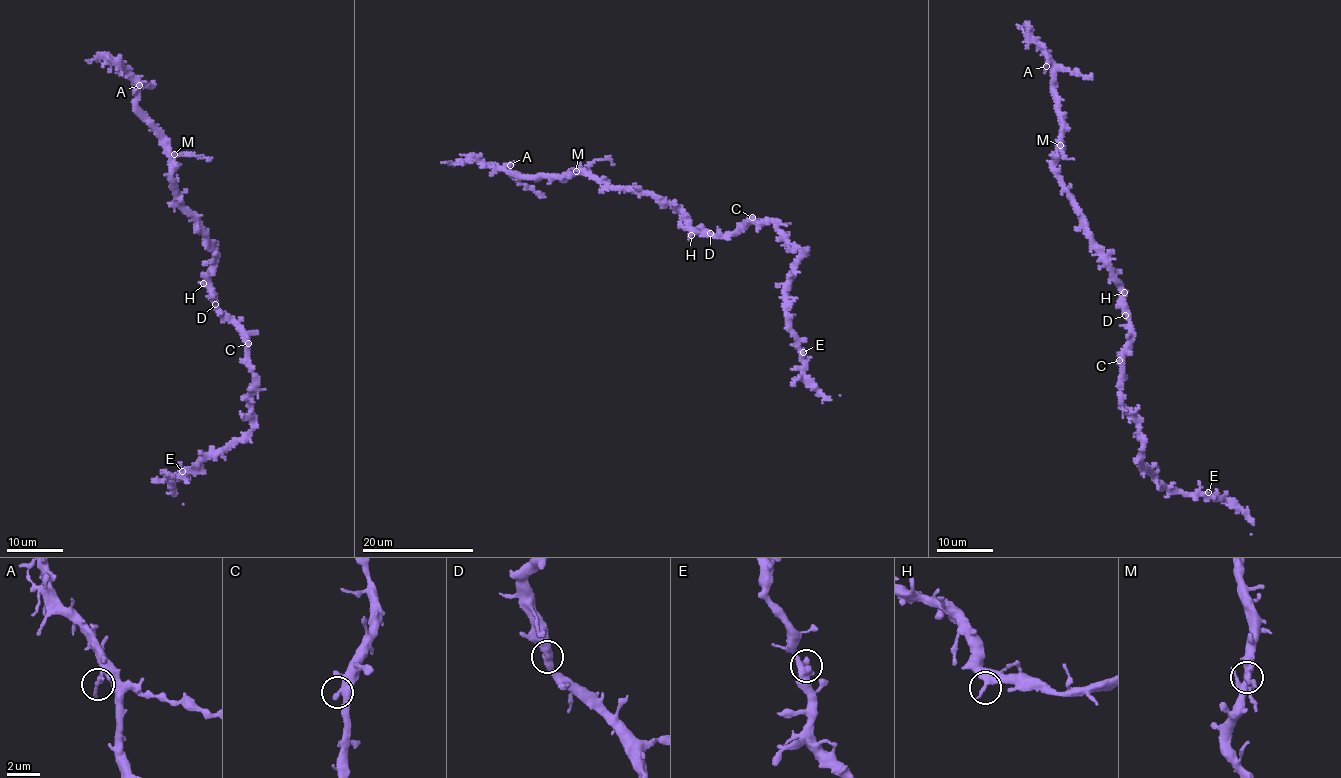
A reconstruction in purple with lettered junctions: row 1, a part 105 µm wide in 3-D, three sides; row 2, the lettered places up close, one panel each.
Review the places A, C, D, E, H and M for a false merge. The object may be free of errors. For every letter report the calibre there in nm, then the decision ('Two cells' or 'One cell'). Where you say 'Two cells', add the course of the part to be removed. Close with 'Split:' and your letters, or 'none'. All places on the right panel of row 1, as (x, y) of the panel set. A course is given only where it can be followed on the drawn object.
A: Thickness 240 nm. One cell
C: Thickness 360 nm. One cell
D: Thickness 480 nm. One cell
E: Thickness 240 nm. One cell
H: Thickness 420 nm. One cell
M: Thickness 260 nm. Two cells. Course of the part to remove: (1061, 144), (1063, 155), (1074, 160)
Split: M

